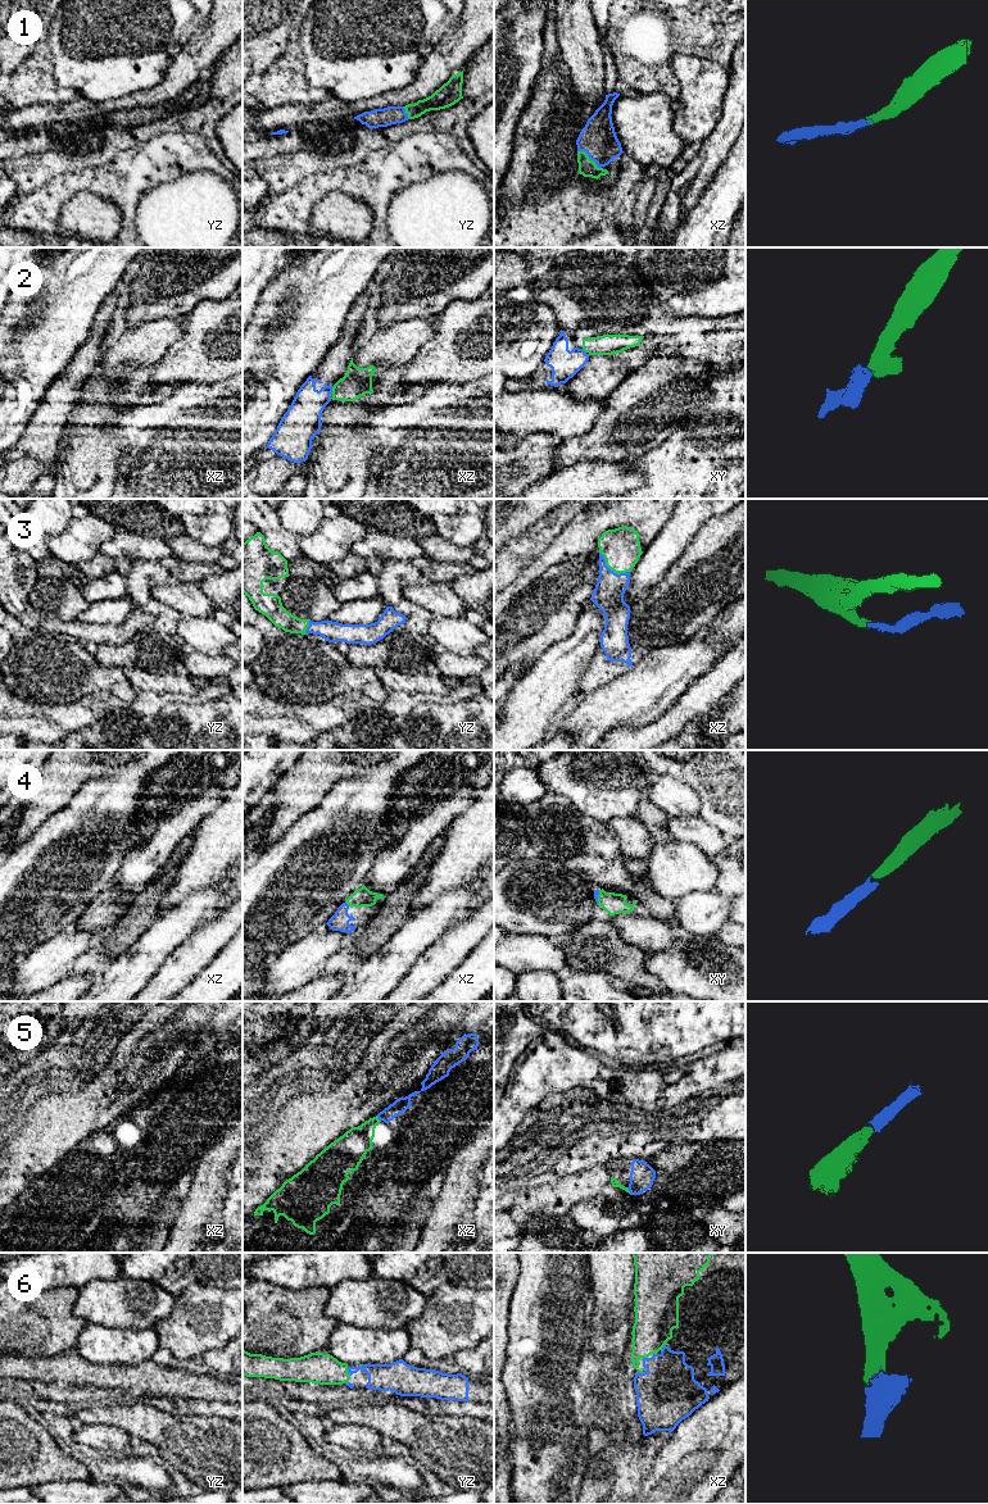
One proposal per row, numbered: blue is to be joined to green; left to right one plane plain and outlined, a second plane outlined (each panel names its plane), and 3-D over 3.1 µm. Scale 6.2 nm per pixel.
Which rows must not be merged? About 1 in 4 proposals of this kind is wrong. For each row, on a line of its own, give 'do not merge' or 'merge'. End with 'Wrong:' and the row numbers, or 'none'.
1: merge
2: do not merge
3: merge
4: merge
5: merge
6: merge
Wrong: 2

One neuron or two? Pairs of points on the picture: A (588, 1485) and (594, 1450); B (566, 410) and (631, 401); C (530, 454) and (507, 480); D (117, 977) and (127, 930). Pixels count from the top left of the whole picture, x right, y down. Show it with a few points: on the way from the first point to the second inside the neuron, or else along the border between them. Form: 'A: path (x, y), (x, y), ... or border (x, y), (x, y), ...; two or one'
A: path (594, 1476), (594, 1459); one
B: border (603, 401), (603, 409), (594, 425), (587, 431); two
C: path (524, 460), (511, 473); one
D: border (143, 934), (116, 958); two

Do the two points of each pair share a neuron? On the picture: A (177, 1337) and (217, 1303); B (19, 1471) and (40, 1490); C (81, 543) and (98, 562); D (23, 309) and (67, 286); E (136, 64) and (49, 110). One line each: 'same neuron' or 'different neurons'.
A: same neuron
B: different neurons
C: different neurons
D: same neuron
E: different neurons

